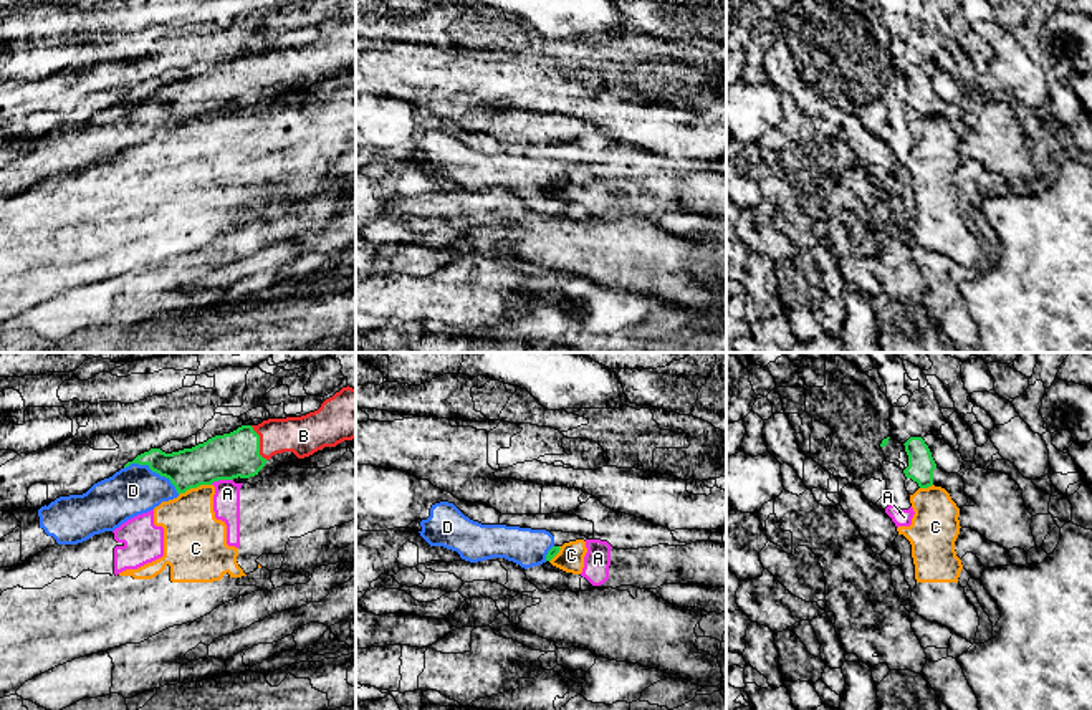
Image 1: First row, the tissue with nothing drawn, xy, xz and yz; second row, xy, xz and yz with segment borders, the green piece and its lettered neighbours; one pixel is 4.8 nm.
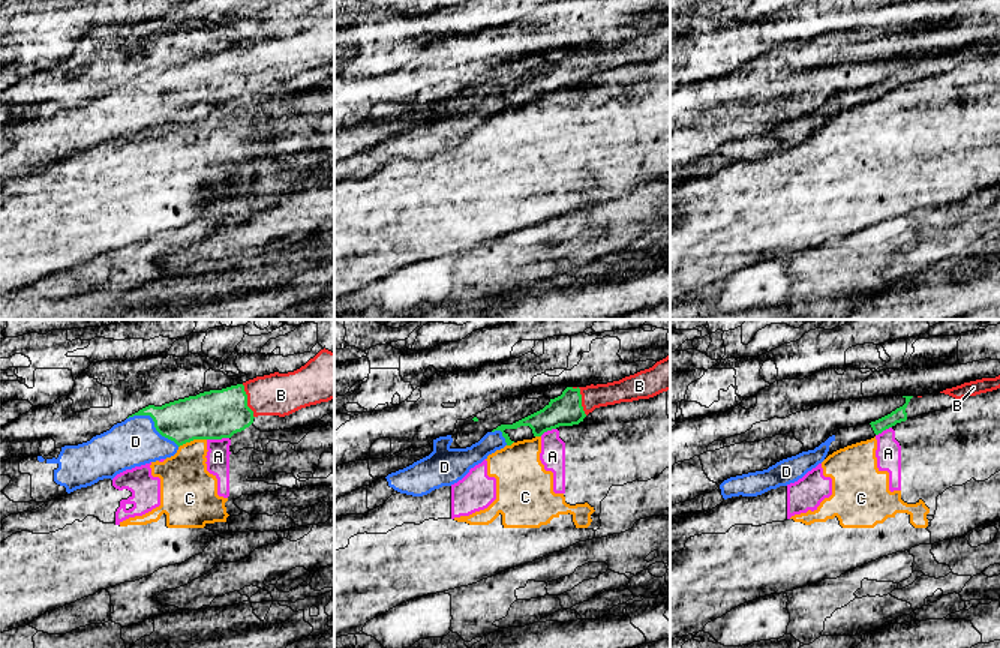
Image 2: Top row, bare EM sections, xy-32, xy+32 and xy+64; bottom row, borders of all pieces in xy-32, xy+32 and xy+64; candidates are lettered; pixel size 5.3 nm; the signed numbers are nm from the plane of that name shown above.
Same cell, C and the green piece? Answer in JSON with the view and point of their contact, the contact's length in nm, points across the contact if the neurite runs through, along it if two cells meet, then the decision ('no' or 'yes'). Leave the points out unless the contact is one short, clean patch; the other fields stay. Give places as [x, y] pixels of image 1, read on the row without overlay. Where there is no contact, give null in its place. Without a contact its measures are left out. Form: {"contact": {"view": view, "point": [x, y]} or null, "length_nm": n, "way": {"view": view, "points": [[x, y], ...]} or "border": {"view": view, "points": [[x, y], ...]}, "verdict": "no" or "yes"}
{"contact": {"view": "xy", "point": [194, 116]}, "length_nm": 170, "border": {"view": "xy", "points": [[210, 113], [191, 116], [179, 124]]}, "verdict": "no"}

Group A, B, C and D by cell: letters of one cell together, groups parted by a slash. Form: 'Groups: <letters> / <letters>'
Groups: A C / B D

